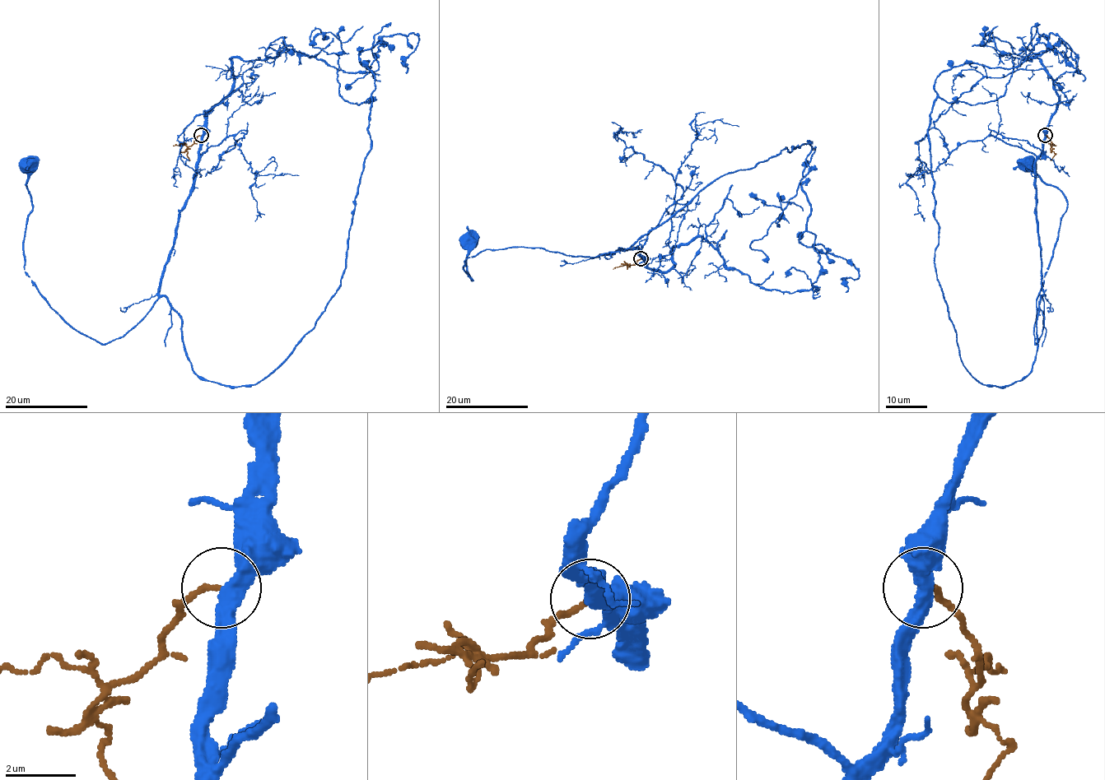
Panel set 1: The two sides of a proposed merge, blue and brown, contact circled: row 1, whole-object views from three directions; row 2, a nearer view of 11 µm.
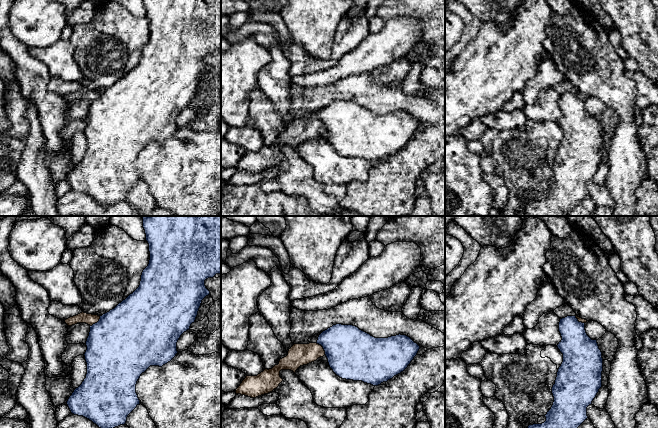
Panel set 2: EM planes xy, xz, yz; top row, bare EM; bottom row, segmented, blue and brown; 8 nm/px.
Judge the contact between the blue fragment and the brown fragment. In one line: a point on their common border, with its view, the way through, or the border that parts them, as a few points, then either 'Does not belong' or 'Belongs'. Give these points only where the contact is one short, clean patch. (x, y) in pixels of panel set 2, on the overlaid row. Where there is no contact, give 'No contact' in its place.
Touches blue at xz (323, 348). Boundary: xz (316, 342), (322, 347), (325, 354). Does not belong

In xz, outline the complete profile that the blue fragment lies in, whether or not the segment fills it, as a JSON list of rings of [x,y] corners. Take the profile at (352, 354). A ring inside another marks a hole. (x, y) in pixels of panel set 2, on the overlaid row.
[[[336,324],[323,331],[316,342],[325,351],[333,372],[342,379],[362,381],[373,386],[381,385],[403,372],[420,346],[406,335],[375,338],[353,325]]]

